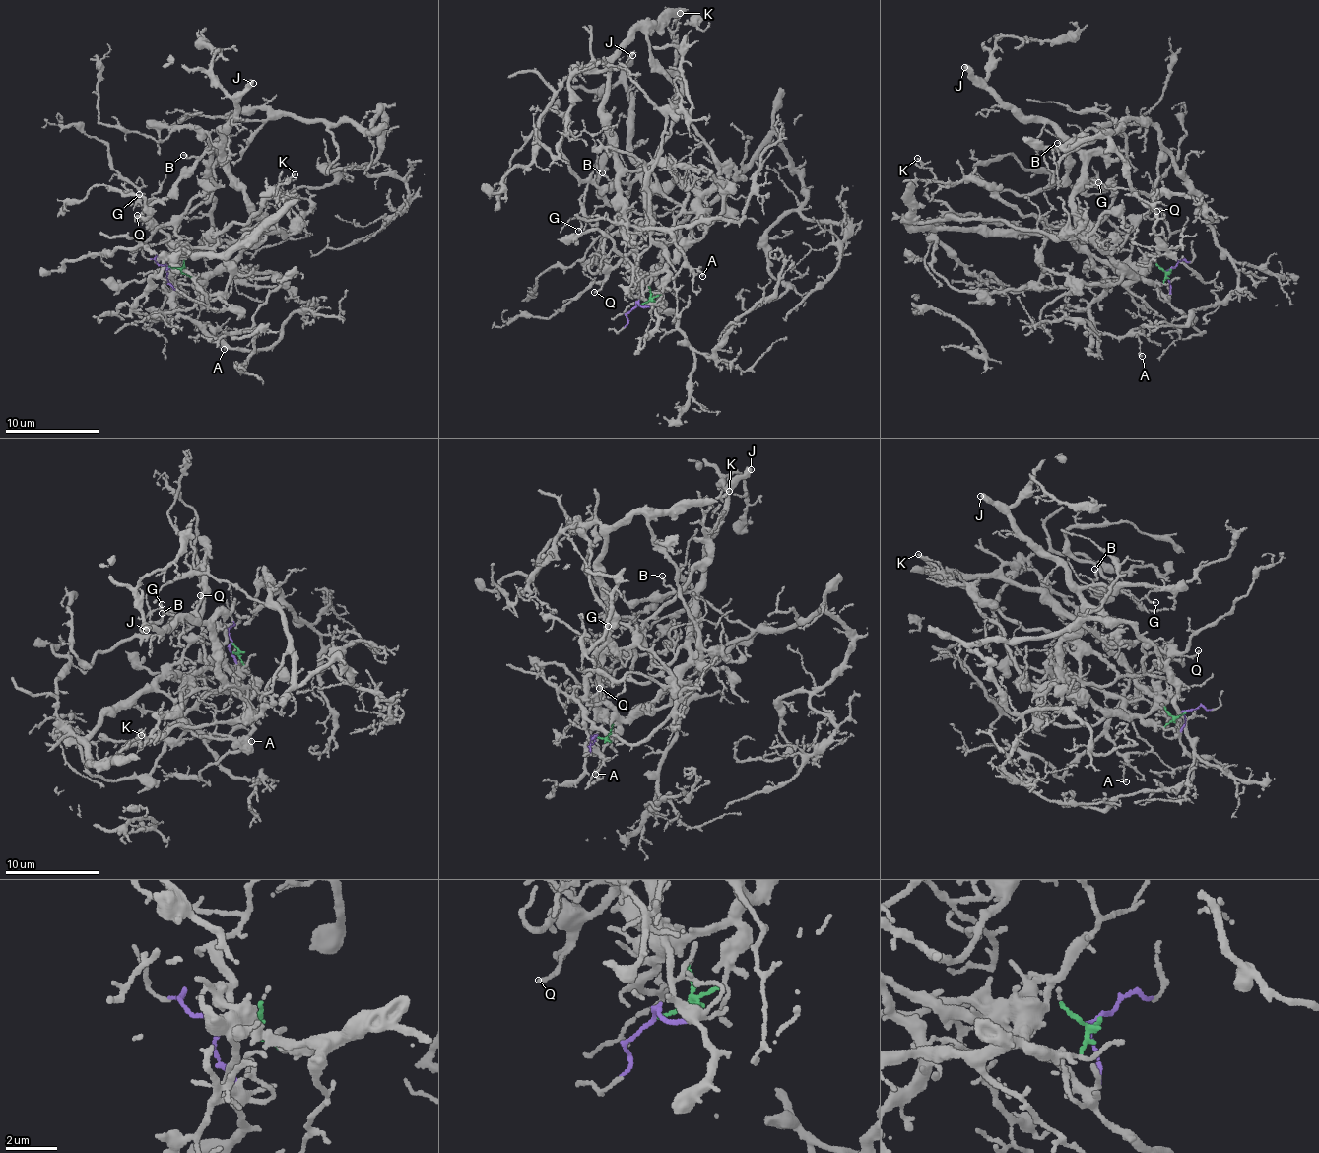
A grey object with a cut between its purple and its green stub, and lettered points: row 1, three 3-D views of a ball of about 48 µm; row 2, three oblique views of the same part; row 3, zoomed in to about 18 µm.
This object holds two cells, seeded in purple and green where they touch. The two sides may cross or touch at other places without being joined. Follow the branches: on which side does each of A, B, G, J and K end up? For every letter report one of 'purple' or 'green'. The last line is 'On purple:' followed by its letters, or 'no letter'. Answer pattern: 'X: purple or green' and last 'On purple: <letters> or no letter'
A: purple
B: green
G: green
J: green
K: green
On purple: A

